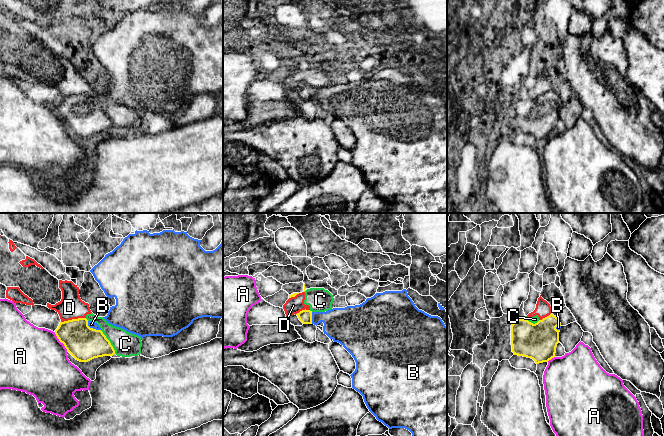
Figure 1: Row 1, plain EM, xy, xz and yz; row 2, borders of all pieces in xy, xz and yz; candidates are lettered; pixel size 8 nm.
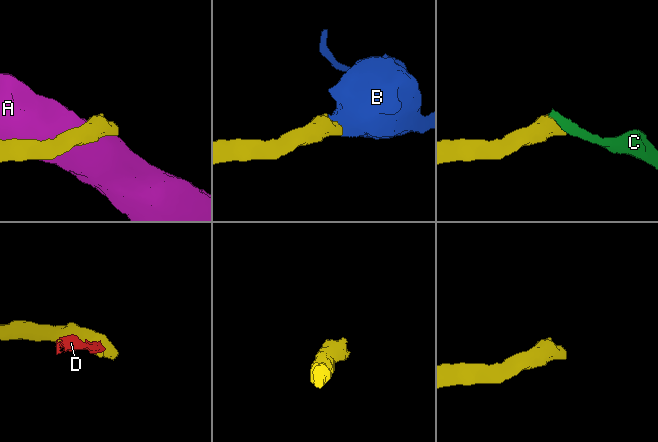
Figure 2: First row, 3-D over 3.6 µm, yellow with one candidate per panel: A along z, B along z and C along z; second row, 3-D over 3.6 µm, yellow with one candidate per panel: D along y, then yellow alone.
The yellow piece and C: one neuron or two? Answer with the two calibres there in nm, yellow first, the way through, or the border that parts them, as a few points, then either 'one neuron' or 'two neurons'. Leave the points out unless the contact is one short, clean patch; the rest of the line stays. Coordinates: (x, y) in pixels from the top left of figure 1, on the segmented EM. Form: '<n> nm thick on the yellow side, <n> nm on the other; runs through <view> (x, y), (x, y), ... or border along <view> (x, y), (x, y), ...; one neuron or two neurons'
280 nm thick on the yellow side, 200 nm on the other; border along xy (100, 330), (109, 341), (115, 353); two neurons

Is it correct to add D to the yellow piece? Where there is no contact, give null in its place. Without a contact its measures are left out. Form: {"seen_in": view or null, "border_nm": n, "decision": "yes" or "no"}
{"seen_in": "xy", "border_nm": 200, "decision": "no"}

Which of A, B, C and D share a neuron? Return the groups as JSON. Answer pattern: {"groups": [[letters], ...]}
{"groups": [["A"], ["B"], ["C", "D"]]}

